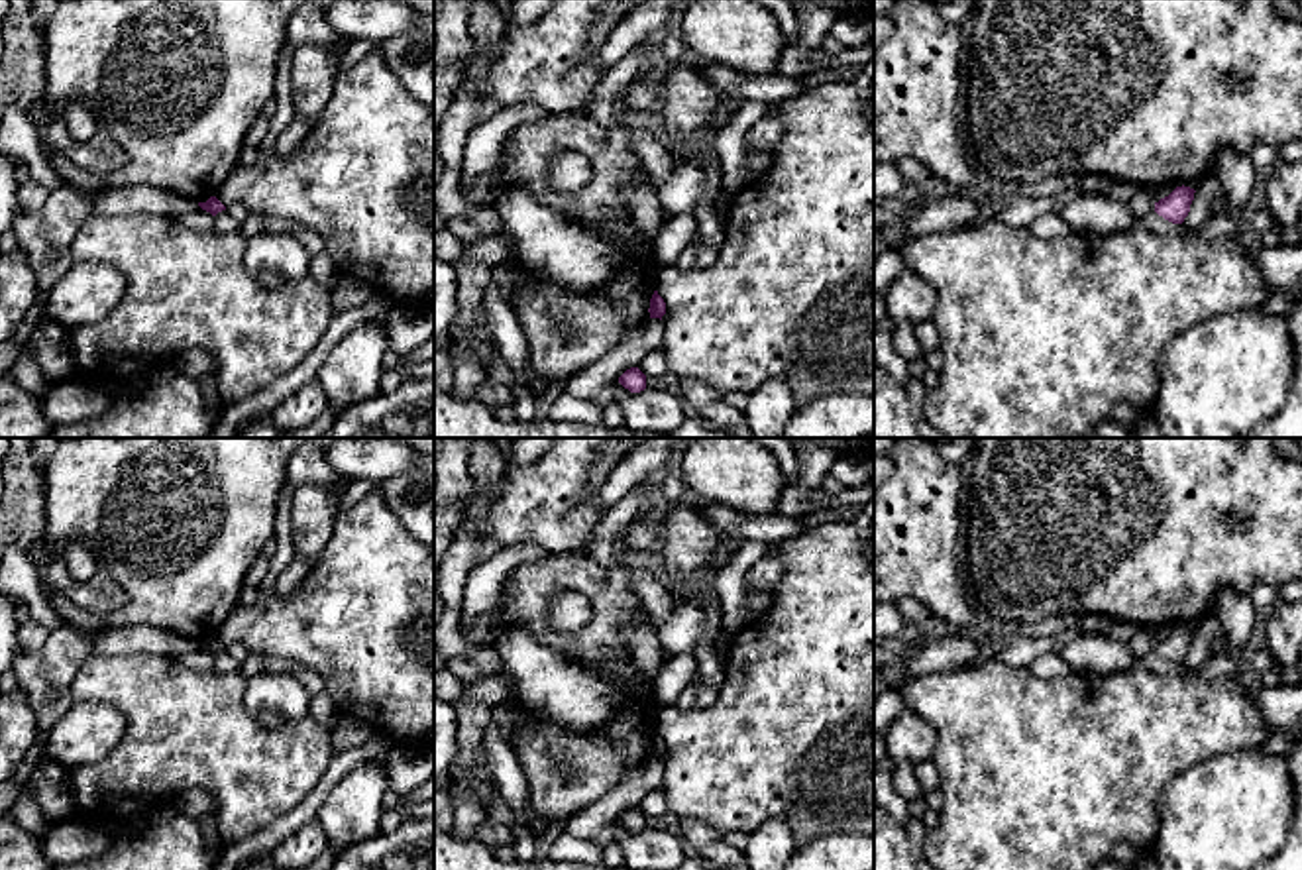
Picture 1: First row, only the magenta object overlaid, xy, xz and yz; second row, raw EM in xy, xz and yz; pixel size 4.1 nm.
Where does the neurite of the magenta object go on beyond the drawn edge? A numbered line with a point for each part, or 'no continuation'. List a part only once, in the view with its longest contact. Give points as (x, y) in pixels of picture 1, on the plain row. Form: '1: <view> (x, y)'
no continuation

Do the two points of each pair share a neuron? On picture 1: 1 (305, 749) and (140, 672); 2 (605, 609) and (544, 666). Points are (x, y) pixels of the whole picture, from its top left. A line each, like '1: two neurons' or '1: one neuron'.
1: one neuron
2: two neurons

